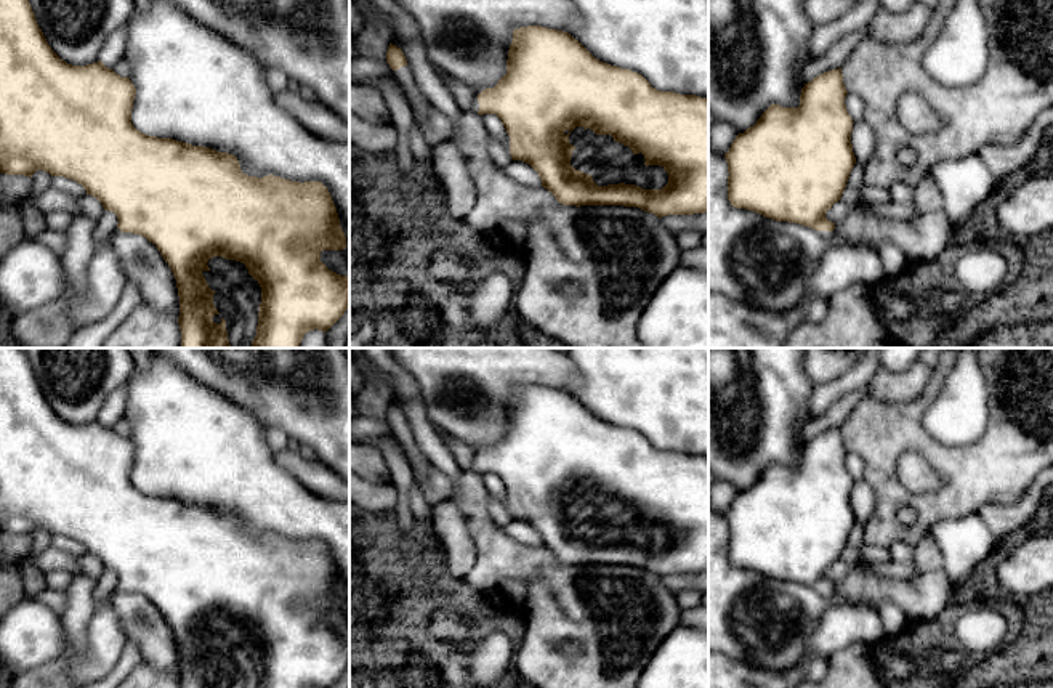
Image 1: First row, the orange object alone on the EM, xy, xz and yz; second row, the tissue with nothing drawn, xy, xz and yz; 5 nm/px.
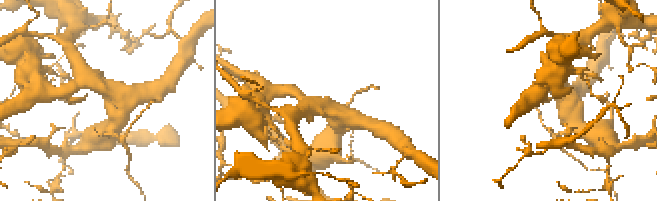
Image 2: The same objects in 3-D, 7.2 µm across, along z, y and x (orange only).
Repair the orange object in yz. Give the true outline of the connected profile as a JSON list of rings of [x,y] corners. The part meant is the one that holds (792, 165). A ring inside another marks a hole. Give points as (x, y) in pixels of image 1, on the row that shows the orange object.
[[[841,67],[832,69],[805,83],[798,107],[771,104],[753,127],[739,133],[724,154],[731,205],[832,233],[835,223],[825,213],[841,199],[856,164],[851,144],[854,122],[846,111],[846,95]]]

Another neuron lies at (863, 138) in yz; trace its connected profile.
[[[864,119],[853,123],[851,144],[856,162],[867,165],[875,152],[875,135]]]

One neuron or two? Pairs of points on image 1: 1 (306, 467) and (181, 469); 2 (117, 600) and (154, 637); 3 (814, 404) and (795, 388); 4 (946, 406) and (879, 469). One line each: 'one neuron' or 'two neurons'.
1: two neurons
2: one neuron
3: two neurons
4: two neurons

